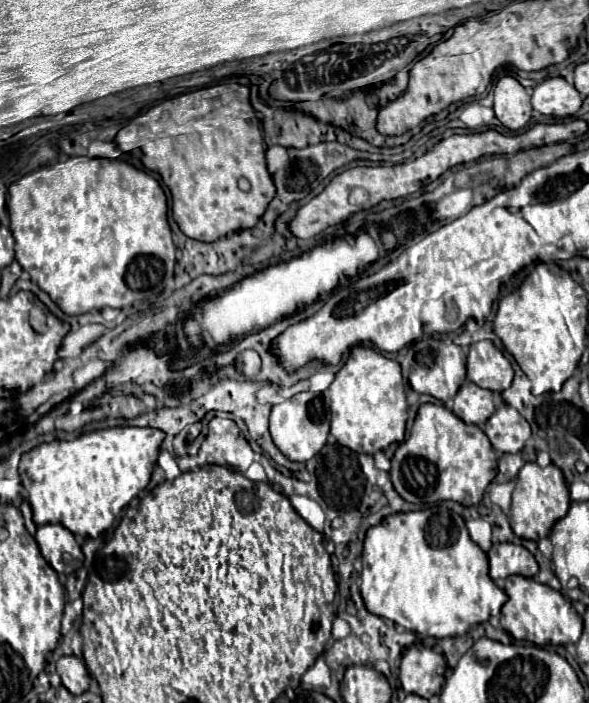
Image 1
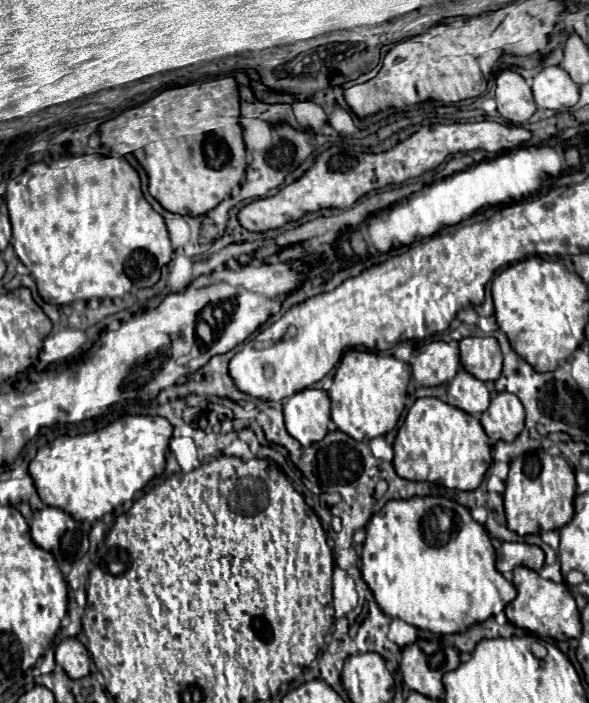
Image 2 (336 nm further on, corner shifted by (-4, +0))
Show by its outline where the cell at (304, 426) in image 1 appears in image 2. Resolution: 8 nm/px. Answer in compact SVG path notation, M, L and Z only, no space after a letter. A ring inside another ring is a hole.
M302 389L284 403L288 433L308 447L328 433L330 399L324 389Z

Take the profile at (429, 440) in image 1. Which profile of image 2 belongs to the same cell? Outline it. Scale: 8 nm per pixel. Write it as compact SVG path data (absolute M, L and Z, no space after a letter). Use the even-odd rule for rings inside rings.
M436 397L416 399L394 439L394 469L408 481L428 481L448 489L474 491L490 465L492 449L480 419Z

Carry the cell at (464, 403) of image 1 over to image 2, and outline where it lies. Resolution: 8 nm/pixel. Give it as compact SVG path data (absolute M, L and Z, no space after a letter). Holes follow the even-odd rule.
M460 369L456 373L456 377L448 383L446 401L470 415L478 415L488 409L490 393L480 379L476 379L474 375L468 375L468 371Z

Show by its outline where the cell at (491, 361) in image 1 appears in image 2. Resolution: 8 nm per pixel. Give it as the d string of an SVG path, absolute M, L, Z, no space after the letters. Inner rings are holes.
M464 337L460 341L460 361L480 381L496 381L502 371L502 353L494 337Z

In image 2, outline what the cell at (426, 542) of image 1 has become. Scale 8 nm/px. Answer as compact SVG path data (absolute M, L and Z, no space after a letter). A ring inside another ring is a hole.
M440 495L388 501L366 525L366 541L360 559L362 579L386 615L440 635L466 631L474 623L486 621L505 609L503 599L510 603L516 597L514 585L494 567L496 551L484 525L476 523L464 505Z

